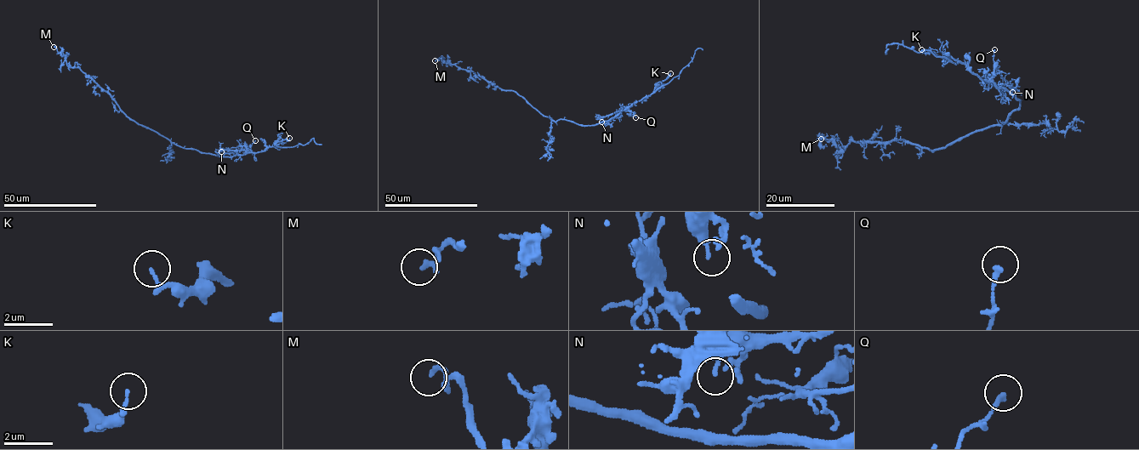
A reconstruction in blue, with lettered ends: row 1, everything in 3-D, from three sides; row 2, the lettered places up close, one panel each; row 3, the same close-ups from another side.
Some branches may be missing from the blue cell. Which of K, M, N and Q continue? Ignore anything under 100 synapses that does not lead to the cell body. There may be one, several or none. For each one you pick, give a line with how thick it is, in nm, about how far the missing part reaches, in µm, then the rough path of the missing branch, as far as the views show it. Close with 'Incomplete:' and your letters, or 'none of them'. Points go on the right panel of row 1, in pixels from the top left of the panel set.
Incomplete: none of them

